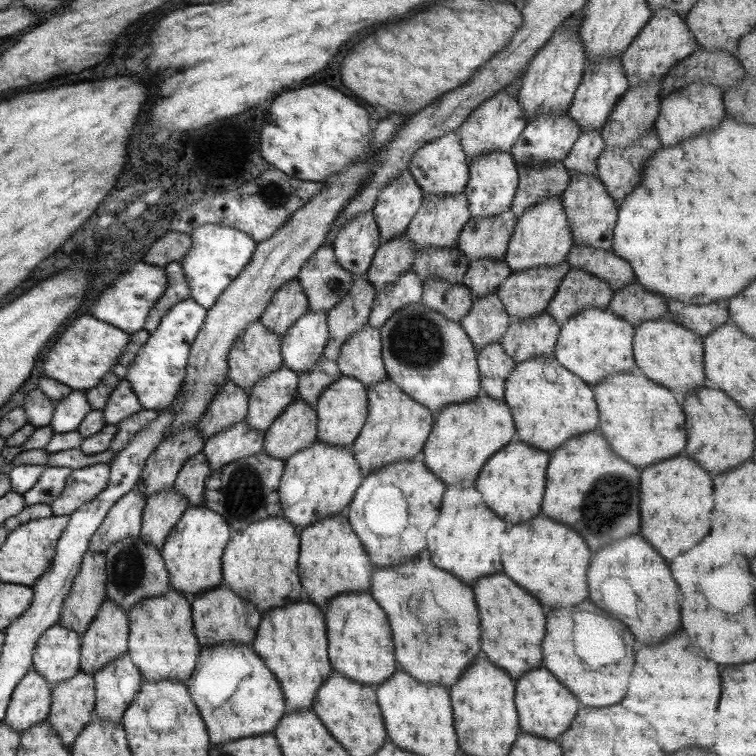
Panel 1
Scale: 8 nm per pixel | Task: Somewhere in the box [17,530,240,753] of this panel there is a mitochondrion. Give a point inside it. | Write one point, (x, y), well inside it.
(127, 563)

